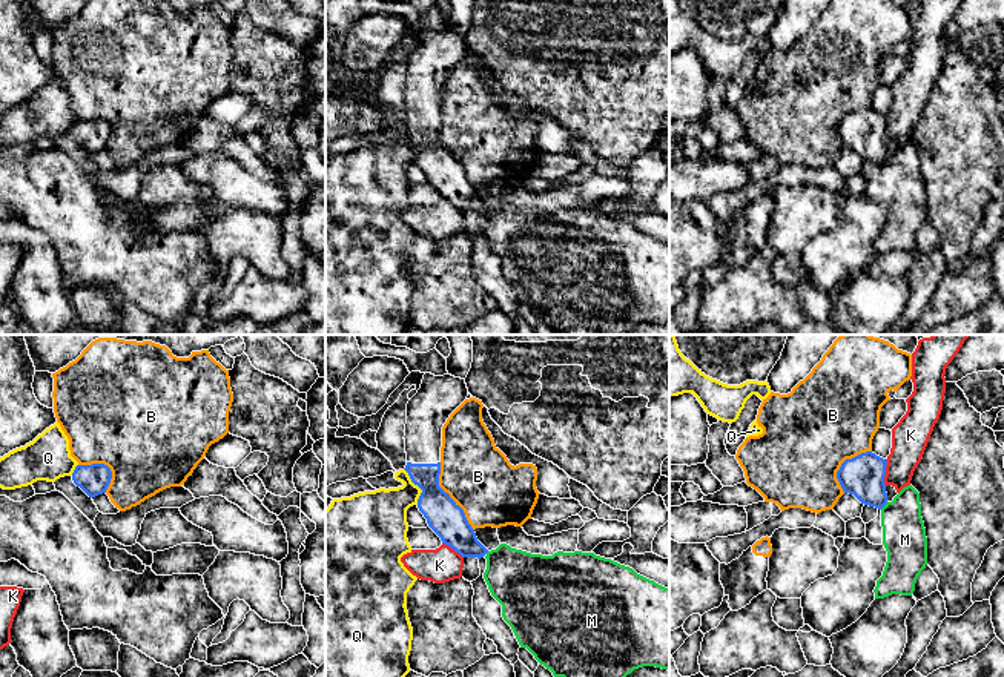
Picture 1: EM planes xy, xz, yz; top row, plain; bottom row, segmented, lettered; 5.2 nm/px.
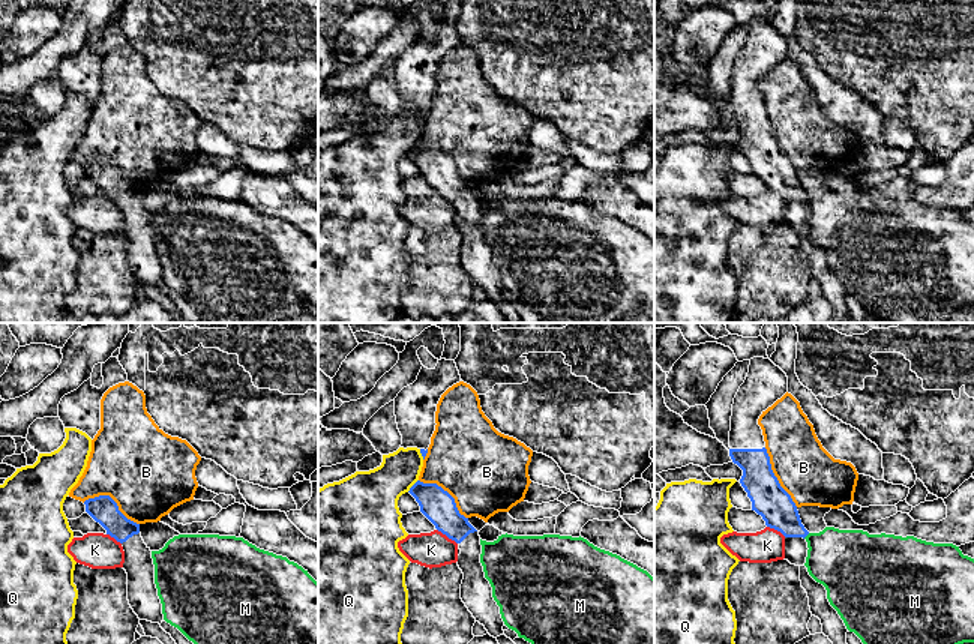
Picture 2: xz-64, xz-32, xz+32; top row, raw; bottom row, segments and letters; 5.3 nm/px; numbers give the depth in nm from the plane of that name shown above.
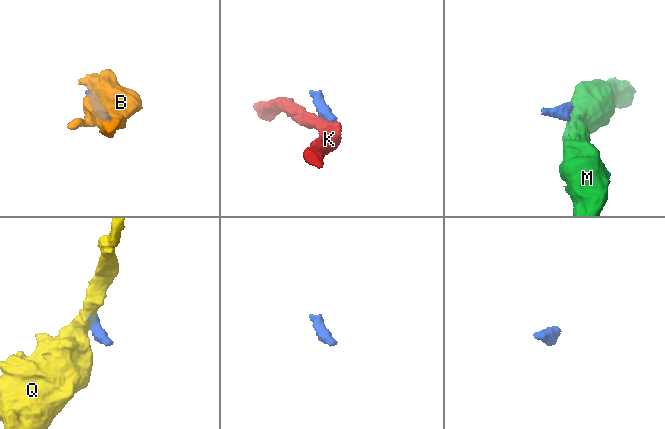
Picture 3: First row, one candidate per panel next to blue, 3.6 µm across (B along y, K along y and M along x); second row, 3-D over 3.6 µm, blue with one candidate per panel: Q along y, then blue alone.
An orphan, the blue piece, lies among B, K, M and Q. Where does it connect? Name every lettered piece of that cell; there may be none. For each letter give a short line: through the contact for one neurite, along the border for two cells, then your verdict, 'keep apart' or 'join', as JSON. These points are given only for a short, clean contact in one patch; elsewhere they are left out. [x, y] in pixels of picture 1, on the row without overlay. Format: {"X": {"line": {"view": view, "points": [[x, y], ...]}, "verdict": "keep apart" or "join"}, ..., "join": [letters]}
{"B": {"verdict": "keep apart"}, "K": {"line": {"view": "yz", "points": [[886, 115], [885, 140]]}, "verdict": "keep apart"}, "M": {"line": {"view": "yz", "points": [[888, 158], [880, 165]]}, "verdict": "keep apart"}, "Q": {"line": {"view": "xz", "points": [[404, 125], [421, 146], [418, 160]]}, "verdict": "keep apart"}, "join": []}

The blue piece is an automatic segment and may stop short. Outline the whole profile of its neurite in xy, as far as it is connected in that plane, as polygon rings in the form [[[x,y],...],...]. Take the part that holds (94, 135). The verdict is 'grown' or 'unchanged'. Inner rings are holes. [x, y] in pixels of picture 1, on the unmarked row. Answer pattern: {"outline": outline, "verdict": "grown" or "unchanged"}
{"outline": [[[104,120],[77,121],[72,129],[72,137],[89,154],[106,149],[112,135],[112,127]]], "verdict": "unchanged"}

